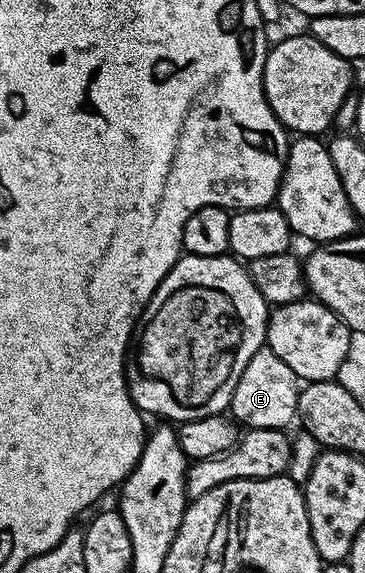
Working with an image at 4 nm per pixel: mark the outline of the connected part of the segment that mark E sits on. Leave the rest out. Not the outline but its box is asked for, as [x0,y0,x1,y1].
[229,347,300,429]

